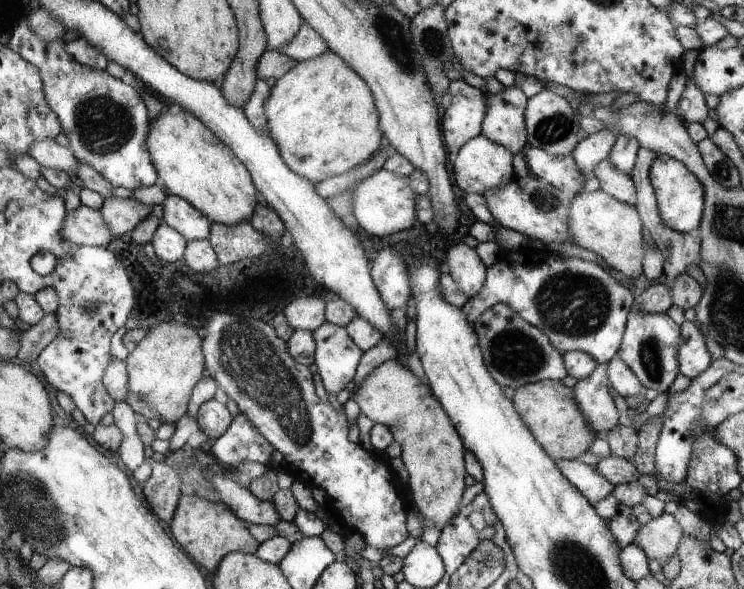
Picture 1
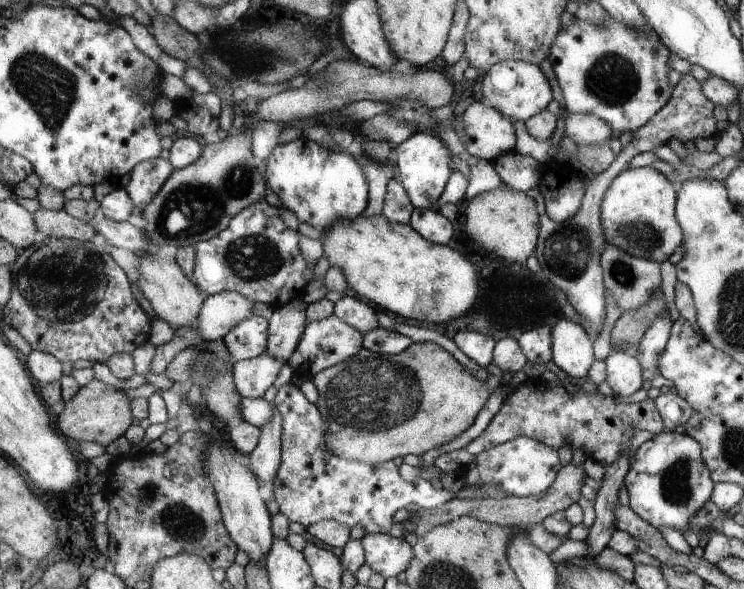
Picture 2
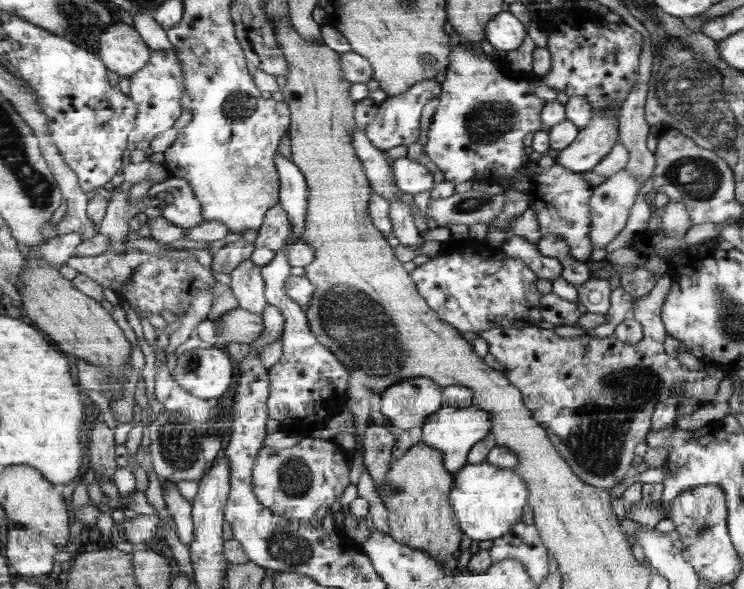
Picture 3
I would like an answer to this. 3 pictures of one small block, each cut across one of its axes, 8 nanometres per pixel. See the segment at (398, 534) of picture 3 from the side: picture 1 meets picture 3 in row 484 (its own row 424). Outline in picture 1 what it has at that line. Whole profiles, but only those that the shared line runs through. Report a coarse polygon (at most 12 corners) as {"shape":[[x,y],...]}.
{"shape":[[398,359],[351,399],[402,447],[409,498],[436,530],[459,514],[464,444]]}

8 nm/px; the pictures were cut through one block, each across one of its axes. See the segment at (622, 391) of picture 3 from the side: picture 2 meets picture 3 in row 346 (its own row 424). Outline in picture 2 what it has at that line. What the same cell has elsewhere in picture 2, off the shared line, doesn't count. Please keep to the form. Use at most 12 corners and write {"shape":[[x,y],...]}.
{"shape":[[562,381],[507,394],[477,455],[530,437],[605,468],[636,432],[659,434],[654,393],[619,403]]}

